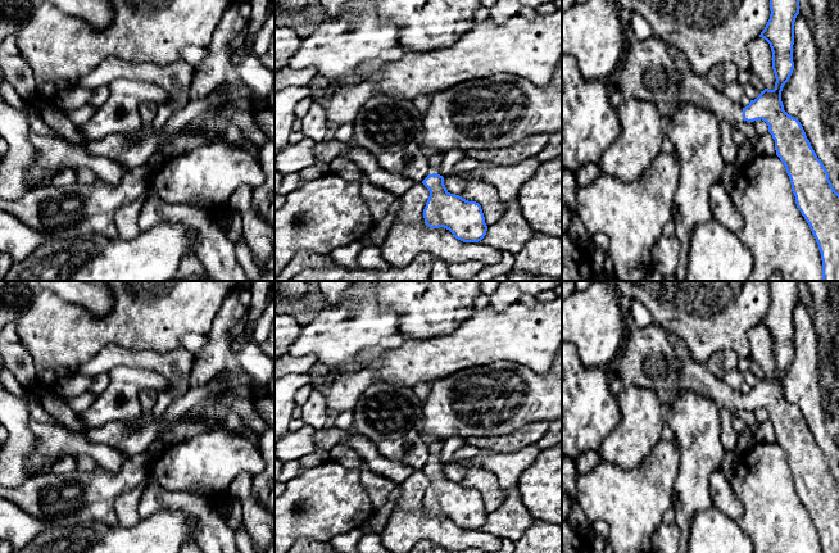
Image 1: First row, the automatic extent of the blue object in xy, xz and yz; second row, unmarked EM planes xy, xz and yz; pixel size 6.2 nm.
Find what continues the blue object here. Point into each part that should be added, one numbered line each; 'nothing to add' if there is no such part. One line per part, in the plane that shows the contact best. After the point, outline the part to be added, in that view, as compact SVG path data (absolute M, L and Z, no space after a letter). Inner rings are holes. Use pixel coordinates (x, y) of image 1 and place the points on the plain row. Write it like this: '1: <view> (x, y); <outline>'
1: yz (651, 357); M656 323L625 336L613 371L625 385L652 389L659 394L670 389L693 390L731 413L743 407L742 394L716 377L706 363L697 362L679 336Z

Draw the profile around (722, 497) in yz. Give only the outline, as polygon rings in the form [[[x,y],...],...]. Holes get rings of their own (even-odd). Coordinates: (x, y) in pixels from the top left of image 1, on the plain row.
[[[721,468],[715,470],[709,476],[709,489],[712,504],[722,513],[736,520],[742,515],[742,504],[734,495],[731,480],[729,480]]]

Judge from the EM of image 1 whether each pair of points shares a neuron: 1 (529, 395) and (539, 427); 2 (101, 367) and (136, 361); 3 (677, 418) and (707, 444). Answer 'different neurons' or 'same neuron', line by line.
1: different neurons
2: same neuron
3: same neuron

